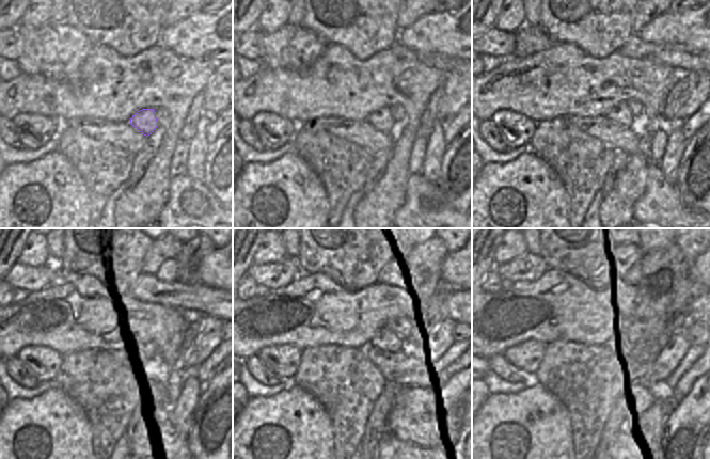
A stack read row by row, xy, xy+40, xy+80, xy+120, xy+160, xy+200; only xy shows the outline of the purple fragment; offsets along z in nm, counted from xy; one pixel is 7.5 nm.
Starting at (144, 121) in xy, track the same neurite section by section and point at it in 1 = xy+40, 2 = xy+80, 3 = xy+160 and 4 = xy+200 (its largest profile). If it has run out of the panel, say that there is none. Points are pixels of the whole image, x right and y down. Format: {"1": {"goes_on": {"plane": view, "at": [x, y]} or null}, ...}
{"1": {"goes_on": {"plane": "xy+40", "at": [381, 120]}}, "2": {"goes_on": {"plane": "xy+80", "at": [620, 114]}}, "3": {"goes_on": {"plane": "xy+160", "at": [389, 342]}}, "4": {"goes_on": {"plane": "xy+200", "at": [622, 343]}}}

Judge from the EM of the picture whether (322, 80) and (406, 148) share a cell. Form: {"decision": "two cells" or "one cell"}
{"decision": "one cell"}

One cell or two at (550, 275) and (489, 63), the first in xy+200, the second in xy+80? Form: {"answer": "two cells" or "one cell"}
{"answer": "two cells"}

